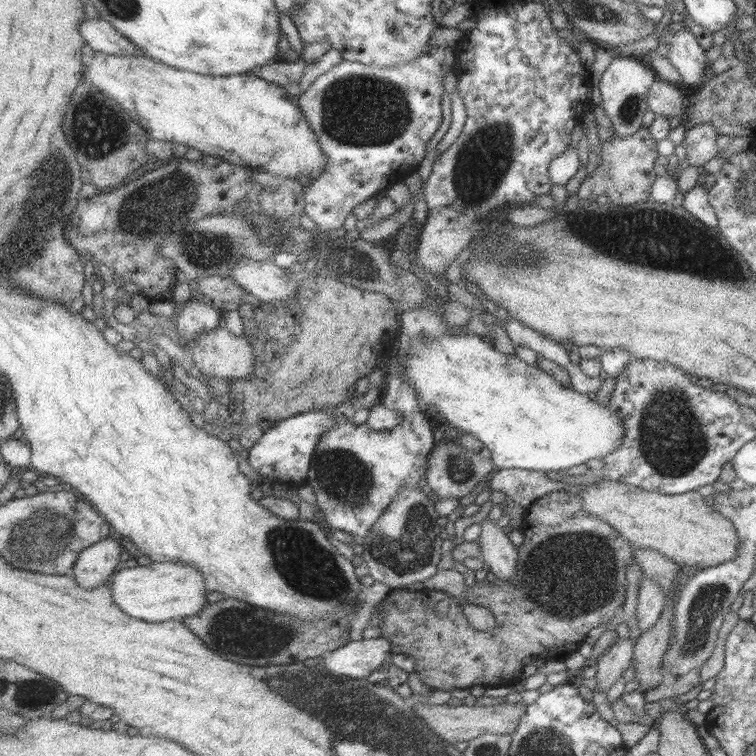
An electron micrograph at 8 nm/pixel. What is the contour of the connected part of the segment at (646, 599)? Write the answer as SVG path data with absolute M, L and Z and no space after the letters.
M642 577L639 582L638 608L636 612L636 626L640 632L646 632L660 619L667 606L667 599L660 591L657 583L647 577Z

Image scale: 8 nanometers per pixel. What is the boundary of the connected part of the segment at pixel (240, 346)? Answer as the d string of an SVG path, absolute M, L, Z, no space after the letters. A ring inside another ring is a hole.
M220 327L208 334L202 335L201 338L192 340L184 350L187 354L192 354L191 356L195 364L208 378L216 376L232 380L248 379L248 376L254 376L254 373L256 373L256 363L258 363L258 360L256 360L254 346L250 343L246 334L236 336L227 327Z

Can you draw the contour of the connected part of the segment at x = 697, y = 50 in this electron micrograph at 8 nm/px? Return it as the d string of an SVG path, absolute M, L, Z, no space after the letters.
M680 29L667 37L668 60L680 73L683 88L702 86L709 76L707 56L696 36L689 29Z

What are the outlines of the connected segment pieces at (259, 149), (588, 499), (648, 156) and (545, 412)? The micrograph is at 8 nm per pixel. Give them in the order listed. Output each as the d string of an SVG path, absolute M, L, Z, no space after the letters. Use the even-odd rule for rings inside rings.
M88 17L82 25L82 32L96 51L92 59L86 59L84 80L128 110L136 122L140 122L140 126L150 132L153 140L181 143L205 156L219 156L238 166L262 167L268 172L298 181L308 175L312 175L315 180L326 173L330 158L327 158L318 134L305 118L300 100L290 96L284 86L253 73L210 76L176 69L147 56L140 46L136 46L135 42L116 28L116 24L102 17Z
M600 480L578 492L582 509L608 522L633 548L656 550L678 565L712 567L739 556L739 539L733 522L705 503L696 490L684 494L651 493L642 488Z
M642 127L638 133L627 138L606 141L601 150L599 166L584 179L577 196L580 199L596 200L598 196L605 194L616 206L632 206L648 201L652 183L657 177L654 167L659 155L656 140L650 135L648 128Z
M464 332L460 335L452 335L450 333L444 334L441 338L434 338L433 340L419 340L416 338L411 344L411 350L404 359L404 378L410 382L410 386L416 390L418 398L422 402L428 404L431 414L440 416L442 419L448 421L452 427L457 428L460 432L468 432L472 436L476 436L478 440L481 440L483 447L488 448L491 453L494 467L499 469L522 469L522 470L537 470L537 471L562 471L572 466L578 466L579 464L588 464L593 459L601 459L604 455L612 453L614 449L620 447L622 443L622 437L624 437L624 422L622 418L608 408L607 402L597 403L588 397L586 394L580 394L576 392L572 387L568 388L563 384L560 384L552 375L544 372L535 365L531 365L522 361L517 355L502 354L495 350L484 337L480 335L469 334Z

